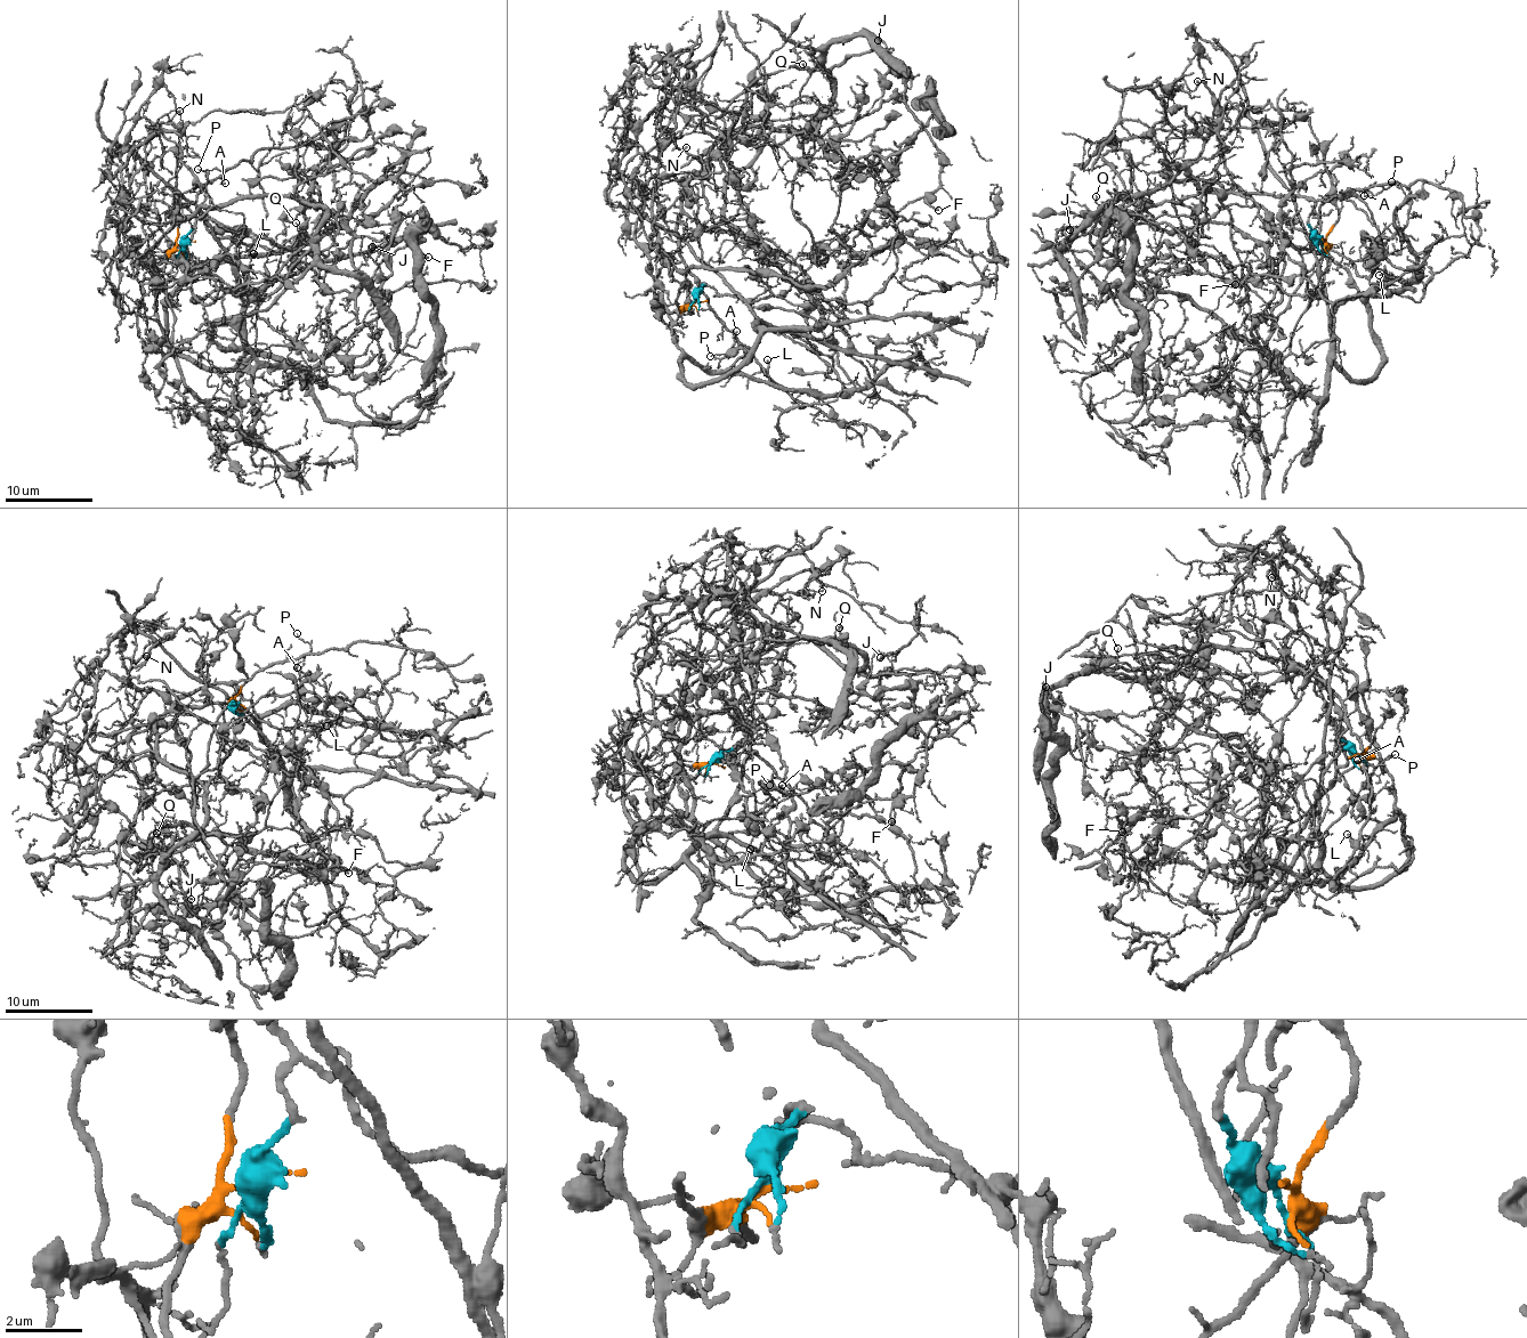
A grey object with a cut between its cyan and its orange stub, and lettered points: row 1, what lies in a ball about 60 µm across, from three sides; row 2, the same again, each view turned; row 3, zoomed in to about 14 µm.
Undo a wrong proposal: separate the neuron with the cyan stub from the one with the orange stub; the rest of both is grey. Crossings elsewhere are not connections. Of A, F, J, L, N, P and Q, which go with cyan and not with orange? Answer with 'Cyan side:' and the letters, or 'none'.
Cyan side: A, F, J, P, Q

